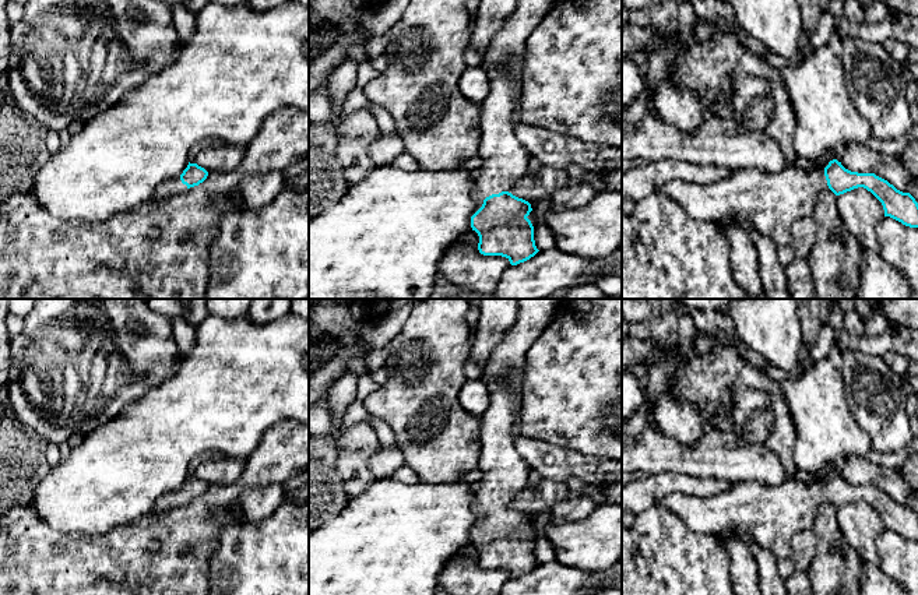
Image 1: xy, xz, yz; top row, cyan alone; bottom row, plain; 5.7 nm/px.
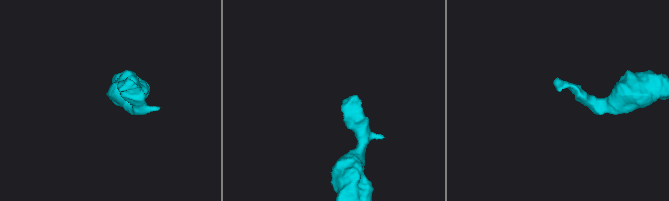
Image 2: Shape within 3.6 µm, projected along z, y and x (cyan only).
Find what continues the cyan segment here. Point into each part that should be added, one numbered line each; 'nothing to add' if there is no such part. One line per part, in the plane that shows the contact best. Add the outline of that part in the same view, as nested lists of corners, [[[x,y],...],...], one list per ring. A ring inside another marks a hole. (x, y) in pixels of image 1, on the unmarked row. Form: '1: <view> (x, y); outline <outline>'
1: xz (505, 472); outline [[[518,299],[517,318],[492,352],[483,381],[490,405],[479,418],[481,457],[476,468],[482,472],[482,479],[474,496],[474,510],[478,513],[509,504],[527,487],[531,468],[516,448],[514,412],[521,405],[525,355],[562,302],[563,299]]]

